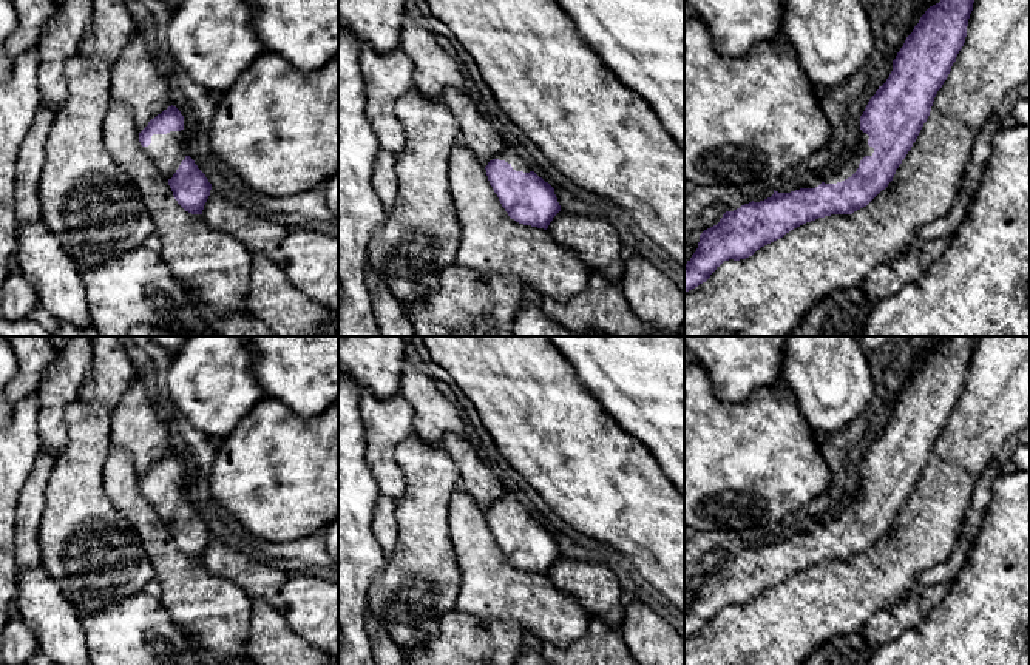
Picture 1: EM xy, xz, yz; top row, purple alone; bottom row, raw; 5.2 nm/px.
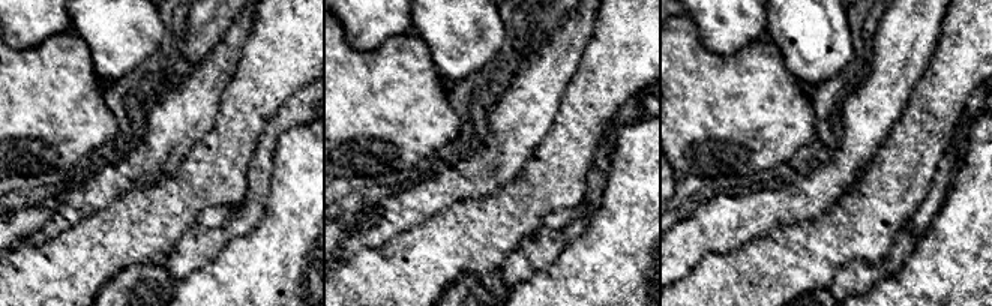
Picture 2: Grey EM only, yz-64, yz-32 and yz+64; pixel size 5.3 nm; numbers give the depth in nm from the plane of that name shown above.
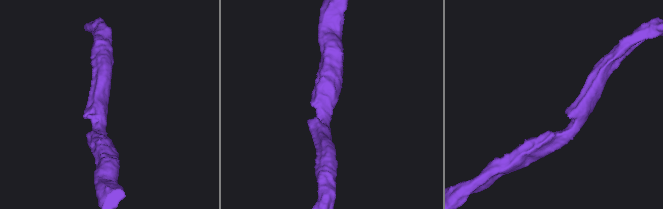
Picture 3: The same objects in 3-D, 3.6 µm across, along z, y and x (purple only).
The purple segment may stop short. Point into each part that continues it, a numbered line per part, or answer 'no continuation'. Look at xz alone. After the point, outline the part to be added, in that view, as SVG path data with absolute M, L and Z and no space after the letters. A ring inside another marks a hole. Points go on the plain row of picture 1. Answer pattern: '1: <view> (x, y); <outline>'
1: xz (508, 500); M508 491L496 501L496 505L508 508L516 517L533 517L533 514Z

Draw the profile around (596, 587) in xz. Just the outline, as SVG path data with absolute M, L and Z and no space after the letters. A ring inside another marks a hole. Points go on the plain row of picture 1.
M561 555L547 576L561 591L574 597L591 617L599 617L610 628L619 630L627 596L612 568Z

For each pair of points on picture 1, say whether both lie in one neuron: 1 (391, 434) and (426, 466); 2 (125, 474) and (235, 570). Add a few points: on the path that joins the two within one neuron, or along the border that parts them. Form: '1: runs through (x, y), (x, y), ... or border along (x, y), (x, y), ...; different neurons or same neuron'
1: border along (413, 431), (396, 451), (396, 463), (403, 479); different neurons
2: border along (201, 560), (210, 573), (233, 580); different neurons

